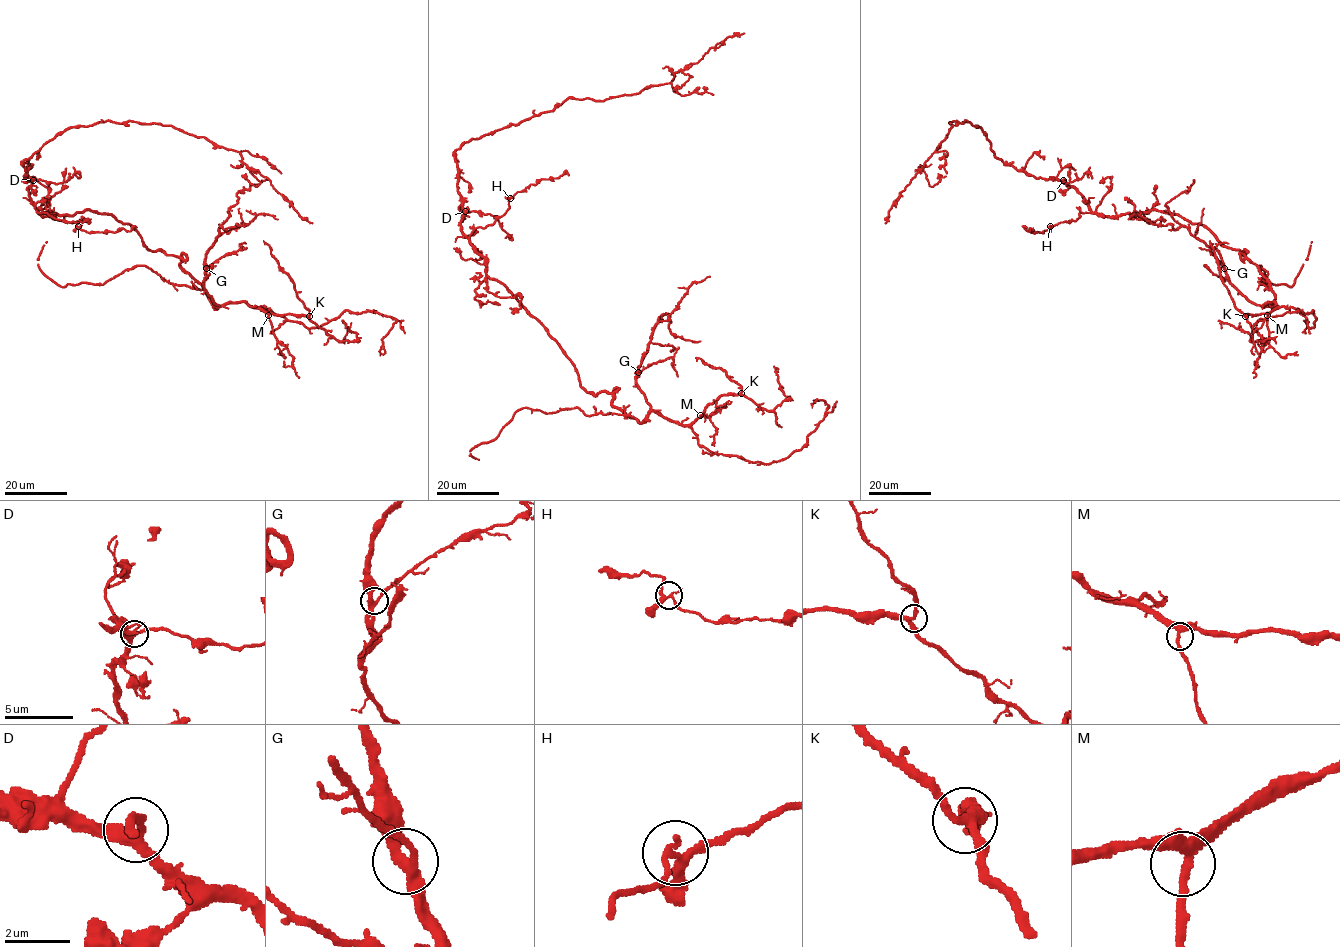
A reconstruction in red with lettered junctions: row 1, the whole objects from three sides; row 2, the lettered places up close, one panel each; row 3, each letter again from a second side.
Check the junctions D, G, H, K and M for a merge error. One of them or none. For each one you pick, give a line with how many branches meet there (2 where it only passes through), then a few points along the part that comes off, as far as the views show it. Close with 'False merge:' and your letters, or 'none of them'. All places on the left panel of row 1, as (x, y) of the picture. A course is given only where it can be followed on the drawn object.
False merge: none of them

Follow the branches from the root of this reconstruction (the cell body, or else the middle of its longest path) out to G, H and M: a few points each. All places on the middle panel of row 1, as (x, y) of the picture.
G: (501, 283), (556, 342), (587, 392), (608, 392), (614, 406), (641, 422), (650, 404), (637, 383), (638, 372)
H: (501, 283), (486, 274), (485, 259), (469, 236), (501, 217), (509, 207), (510, 197)
M: (501, 283), (556, 342), (587, 392), (608, 392), (612, 404), (638, 422), (651, 411), (681, 424), (700, 415)

